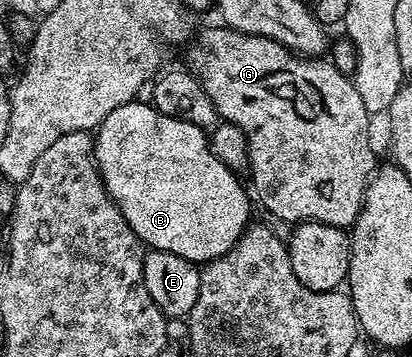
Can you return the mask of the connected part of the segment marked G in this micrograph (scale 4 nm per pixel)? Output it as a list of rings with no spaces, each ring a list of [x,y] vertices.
[[[221,28],[206,29],[189,42],[188,69],[212,99],[219,118],[244,131],[250,156],[248,177],[254,180],[252,193],[257,204],[259,201],[278,221],[319,221],[338,229],[353,226],[376,172],[374,149],[370,146],[372,115],[364,107],[353,80],[339,71],[333,60],[307,59],[267,37]]]

